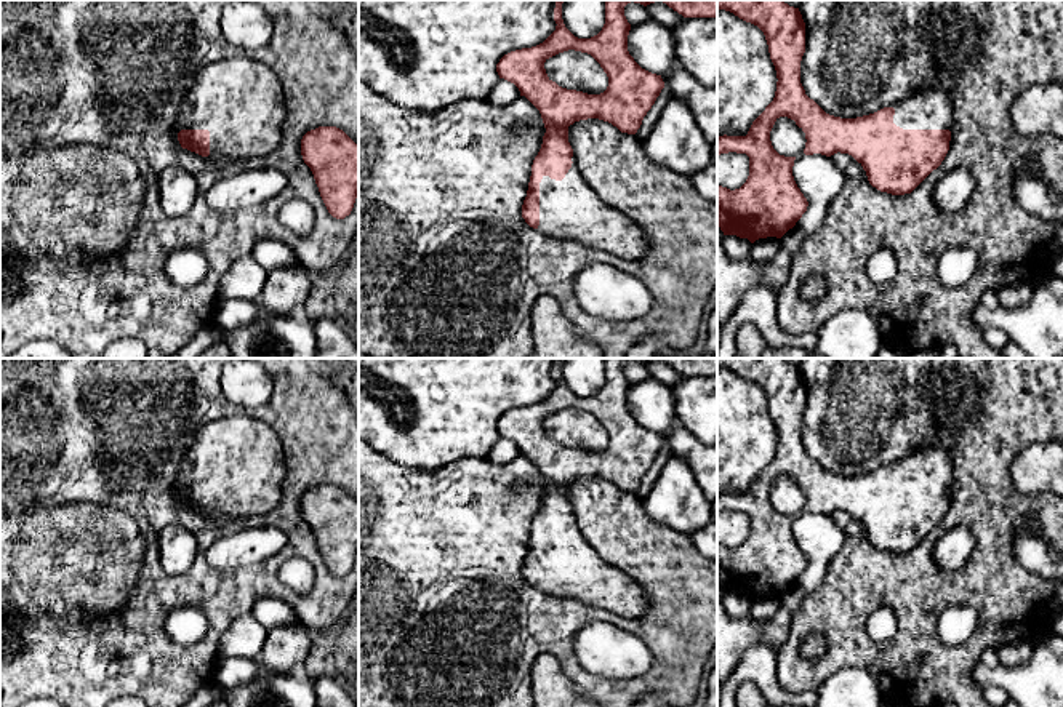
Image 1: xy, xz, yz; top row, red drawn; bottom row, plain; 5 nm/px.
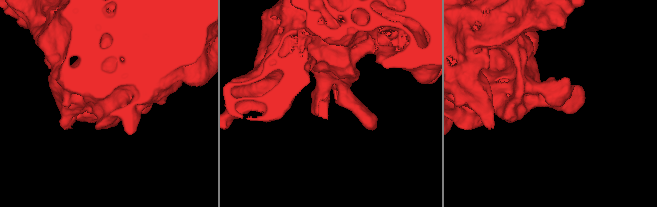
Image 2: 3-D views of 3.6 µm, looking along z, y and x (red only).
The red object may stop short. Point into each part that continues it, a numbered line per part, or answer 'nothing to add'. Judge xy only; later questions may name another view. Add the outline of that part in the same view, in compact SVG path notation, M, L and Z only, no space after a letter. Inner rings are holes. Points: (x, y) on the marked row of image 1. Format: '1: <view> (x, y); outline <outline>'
1: xy (240, 101); outline M250 58L211 62L181 104L181 130L210 131L210 160L234 165L274 152L287 117L275 72Z

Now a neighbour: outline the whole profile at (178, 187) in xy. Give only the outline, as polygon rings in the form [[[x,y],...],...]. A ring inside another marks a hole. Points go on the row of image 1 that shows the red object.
[[[168,166],[158,174],[160,206],[170,218],[187,214],[197,197],[195,178],[181,166]]]

